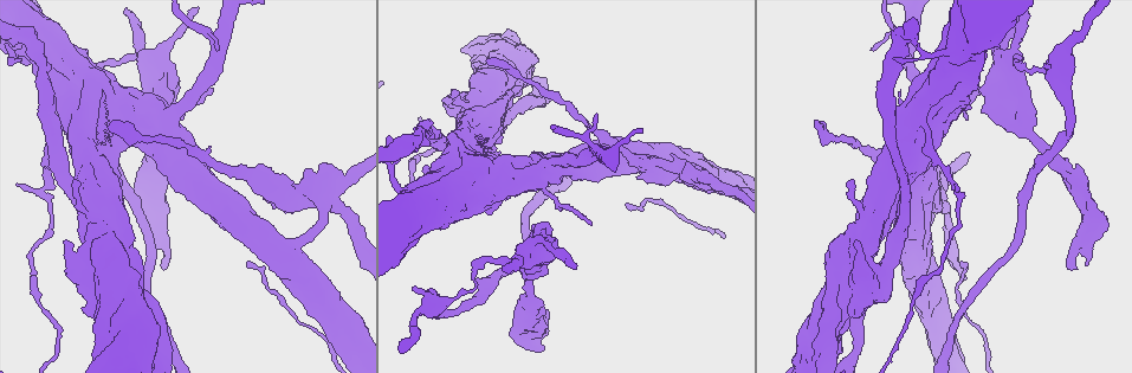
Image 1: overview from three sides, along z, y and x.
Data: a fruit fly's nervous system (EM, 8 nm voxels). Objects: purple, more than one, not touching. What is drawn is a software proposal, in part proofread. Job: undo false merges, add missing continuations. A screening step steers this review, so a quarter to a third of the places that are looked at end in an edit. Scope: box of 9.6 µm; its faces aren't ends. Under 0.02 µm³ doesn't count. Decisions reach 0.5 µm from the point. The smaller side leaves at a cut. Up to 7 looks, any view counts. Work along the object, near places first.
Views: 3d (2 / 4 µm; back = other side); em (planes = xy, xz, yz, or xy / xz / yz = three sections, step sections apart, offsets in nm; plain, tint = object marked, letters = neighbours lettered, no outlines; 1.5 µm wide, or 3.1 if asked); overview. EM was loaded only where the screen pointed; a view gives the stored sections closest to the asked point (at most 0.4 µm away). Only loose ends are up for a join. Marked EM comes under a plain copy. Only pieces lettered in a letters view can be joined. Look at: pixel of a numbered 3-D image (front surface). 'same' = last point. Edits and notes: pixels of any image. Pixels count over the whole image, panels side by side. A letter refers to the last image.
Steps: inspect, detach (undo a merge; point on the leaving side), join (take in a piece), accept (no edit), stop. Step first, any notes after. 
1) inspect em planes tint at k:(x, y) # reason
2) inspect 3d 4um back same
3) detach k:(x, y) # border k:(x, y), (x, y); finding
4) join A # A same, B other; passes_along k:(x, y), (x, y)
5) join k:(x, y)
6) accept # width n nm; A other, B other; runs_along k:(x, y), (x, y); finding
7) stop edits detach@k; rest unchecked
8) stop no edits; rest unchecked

inspect 3d 4um at 1:(1086, 264) # stops while still wide

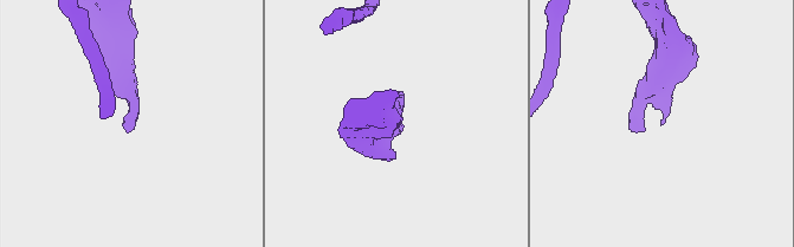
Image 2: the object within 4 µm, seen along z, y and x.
inspect em 3.1um yz step 16 tint at 2:(660, 124) # shape alone is not enough

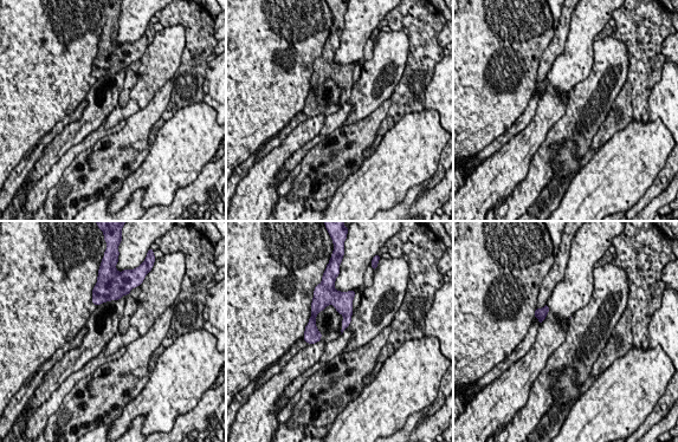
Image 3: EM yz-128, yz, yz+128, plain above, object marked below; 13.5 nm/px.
inspect em 3.1um planes letters same

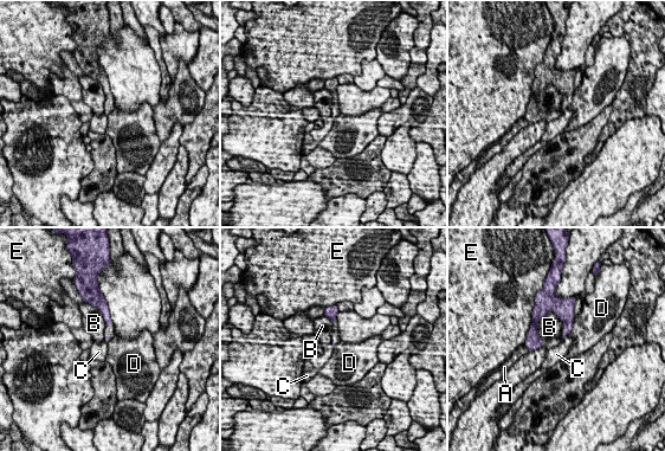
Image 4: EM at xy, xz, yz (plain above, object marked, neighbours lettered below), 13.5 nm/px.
accept # longest_contact E 460 nm; A other, B other, C other, D other, E other; runs_along 4:(570, 309), (546, 310), (528, 343); no lettered piece goes on from it

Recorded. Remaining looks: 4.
inspect em xy step 4 tint at 1:(508, 260) # small branch off a trunk

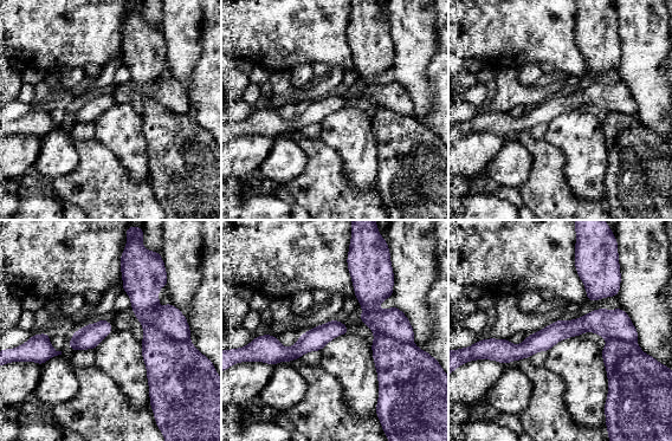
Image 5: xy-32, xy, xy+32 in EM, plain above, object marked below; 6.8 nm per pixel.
inspect em planes letters same

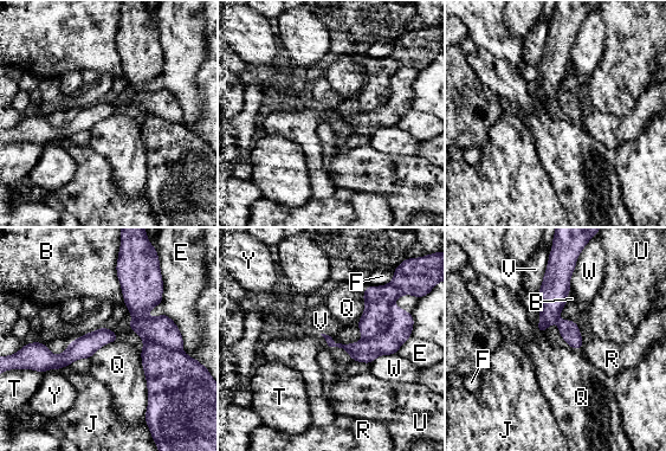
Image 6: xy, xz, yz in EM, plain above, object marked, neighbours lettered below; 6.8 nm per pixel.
detach 6:(401, 323) # B other, E other, F other, J other, Q other, R other, T other, U other, V other, W other, Y other; a second cell is stuck on

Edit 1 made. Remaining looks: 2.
inspect overview

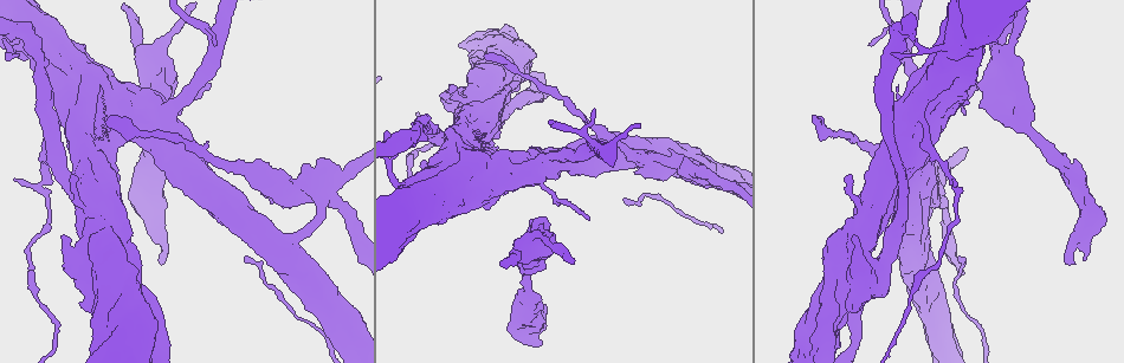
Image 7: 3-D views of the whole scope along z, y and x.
inspect em xy step 8 letters at 7:(136, 246) # closes a loop

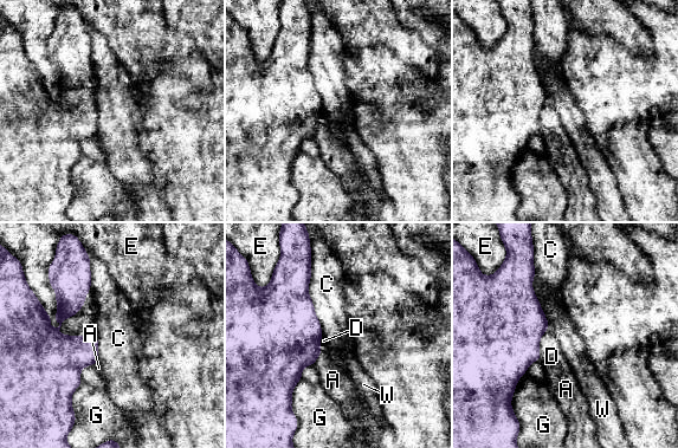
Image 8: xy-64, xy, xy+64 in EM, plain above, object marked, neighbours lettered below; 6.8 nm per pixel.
accept # A other, C other, D other, E other, G other, W other; border 8:(49, 281), (57, 305), (56, 329); one cell here

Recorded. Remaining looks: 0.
stop edits detach@6; rest unchecked

